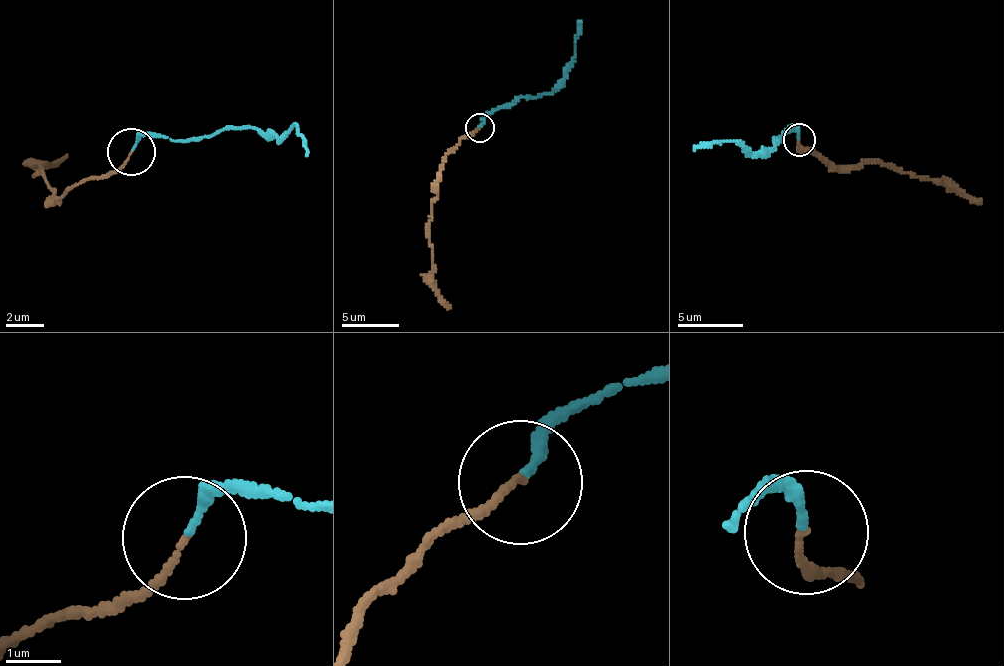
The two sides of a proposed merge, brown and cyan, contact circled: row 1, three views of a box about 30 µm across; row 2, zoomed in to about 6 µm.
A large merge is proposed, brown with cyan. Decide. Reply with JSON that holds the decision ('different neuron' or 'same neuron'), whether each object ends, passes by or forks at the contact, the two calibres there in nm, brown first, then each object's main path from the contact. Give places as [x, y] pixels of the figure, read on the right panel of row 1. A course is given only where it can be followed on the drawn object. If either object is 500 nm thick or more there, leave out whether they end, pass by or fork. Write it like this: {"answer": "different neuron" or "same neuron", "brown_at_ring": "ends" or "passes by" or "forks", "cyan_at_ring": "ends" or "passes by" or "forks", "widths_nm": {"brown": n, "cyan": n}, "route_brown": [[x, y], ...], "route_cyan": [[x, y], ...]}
{"answer": "same neuron", "brown_at_ring": "ends", "cyan_at_ring": "ends", "widths_nm": {"brown": 100, "cyan": 140}, "route_brown": [[798, 140], [798, 148], [810, 149], [839, 169], [891, 164], [914, 177], [950, 182], [971, 199], [981, 199]], "route_cyan": [[798, 137], [786, 131], [783, 141], [774, 140], [775, 149], [759, 154], [734, 141], [694, 150]]}

